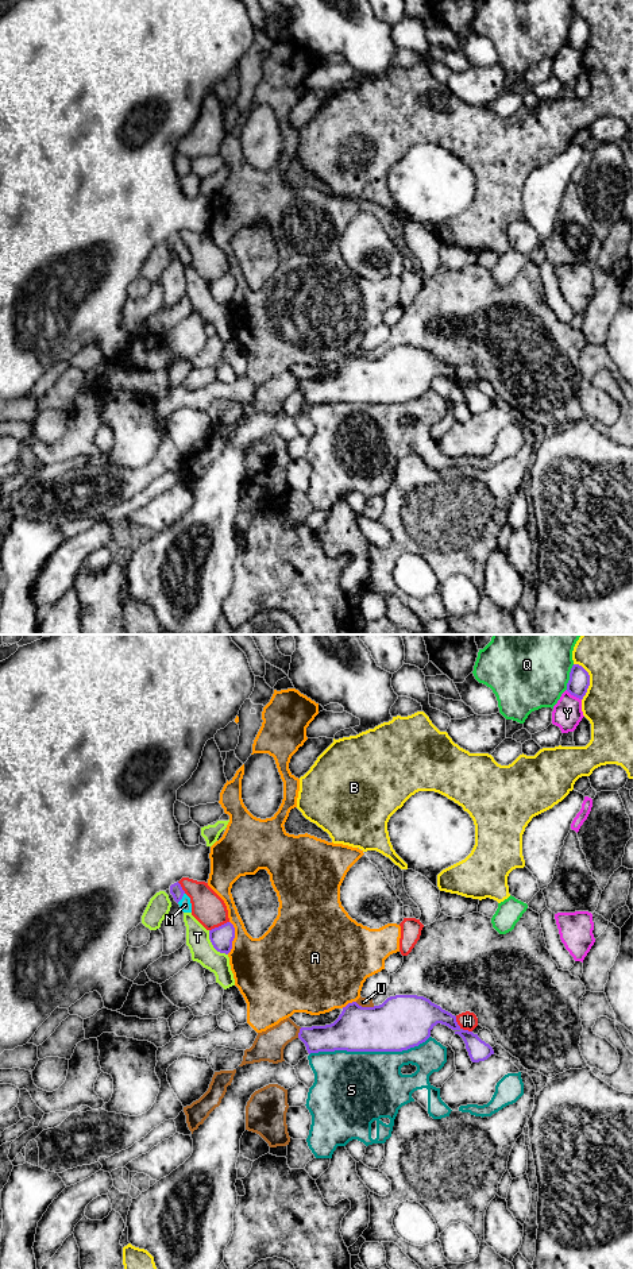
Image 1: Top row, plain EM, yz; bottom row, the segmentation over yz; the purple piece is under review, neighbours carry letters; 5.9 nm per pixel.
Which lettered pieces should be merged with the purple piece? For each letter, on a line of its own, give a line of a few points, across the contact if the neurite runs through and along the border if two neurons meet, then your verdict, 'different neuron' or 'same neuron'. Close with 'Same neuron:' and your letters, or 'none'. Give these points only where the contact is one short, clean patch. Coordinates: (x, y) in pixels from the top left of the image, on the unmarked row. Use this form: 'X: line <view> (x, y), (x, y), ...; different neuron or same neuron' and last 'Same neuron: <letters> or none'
A: different neuron
B: different neuron
H: different neuron
N: line yz (176, 242), (181, 250), (185, 257); same neuron
Q: different neuron
S: different neuron
T: different neuron
U: different neuron
Y: different neuron
Same neuron: N

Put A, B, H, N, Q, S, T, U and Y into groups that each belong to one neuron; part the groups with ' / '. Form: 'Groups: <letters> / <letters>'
Groups: A / B / H / N / Q / S / T / U / Y

